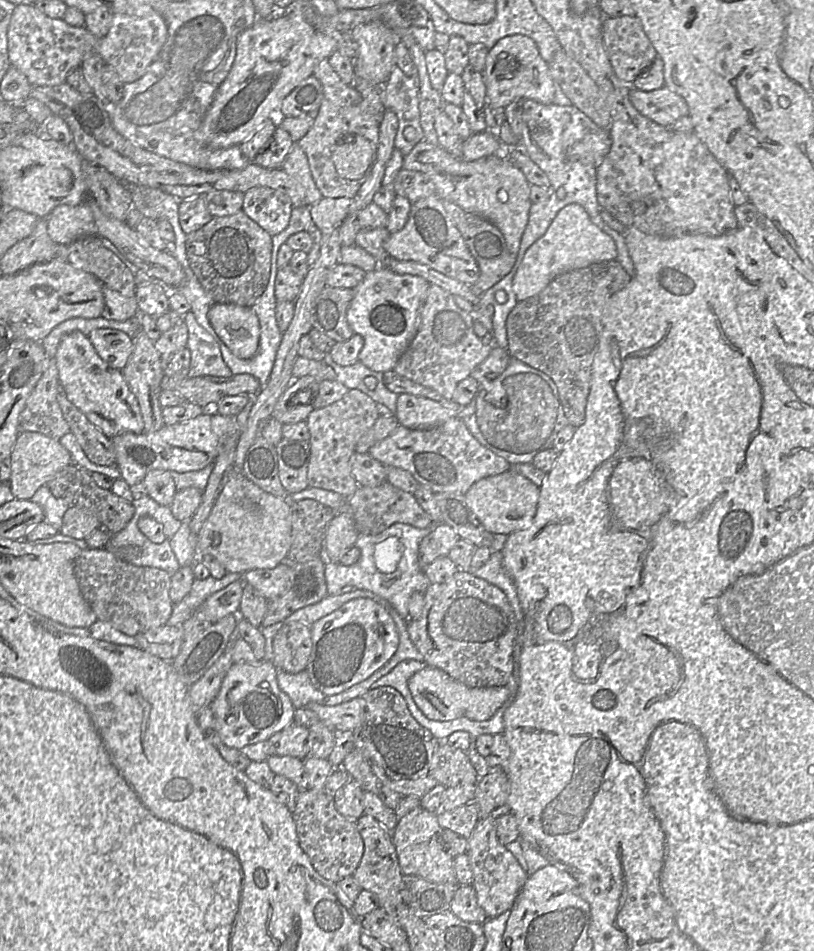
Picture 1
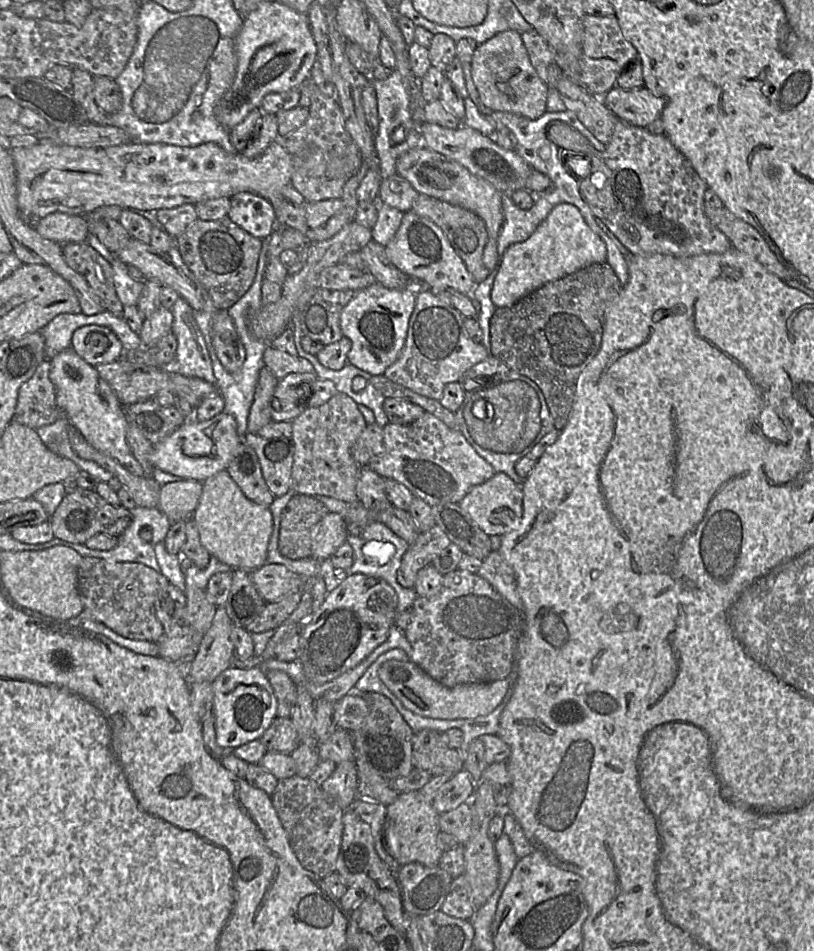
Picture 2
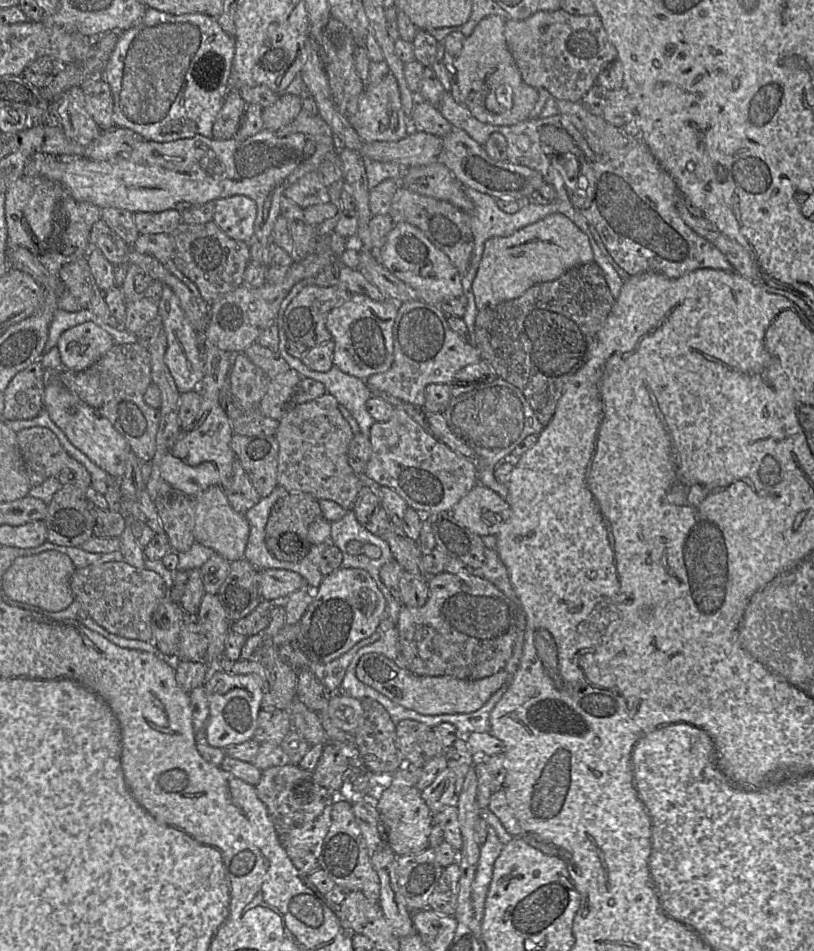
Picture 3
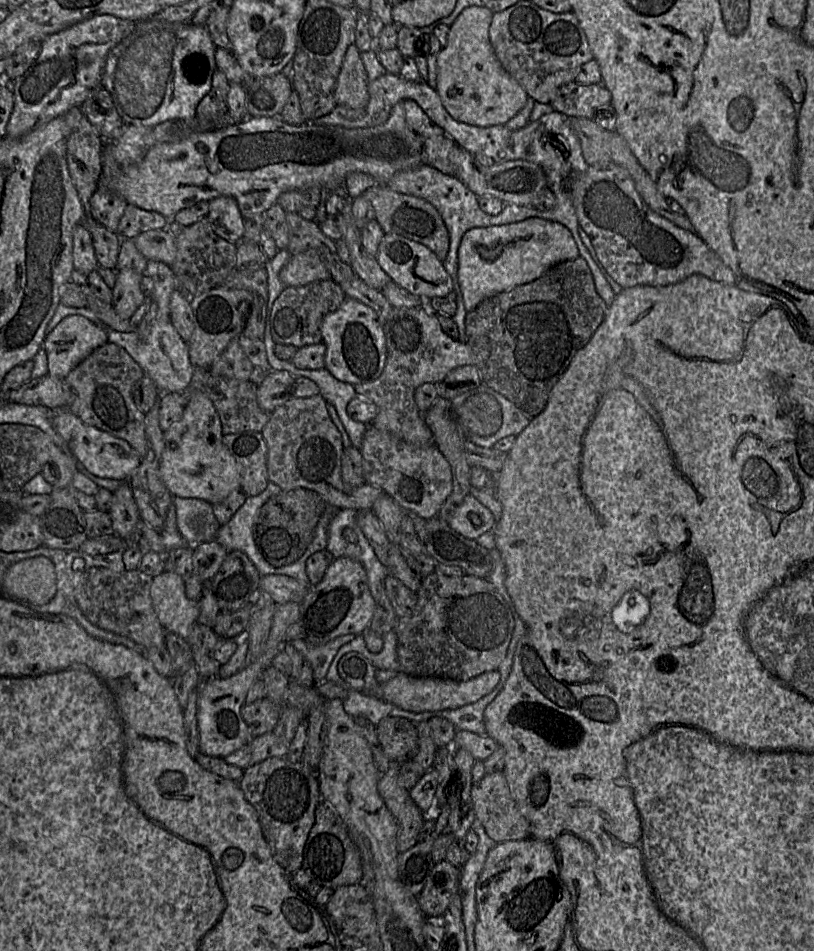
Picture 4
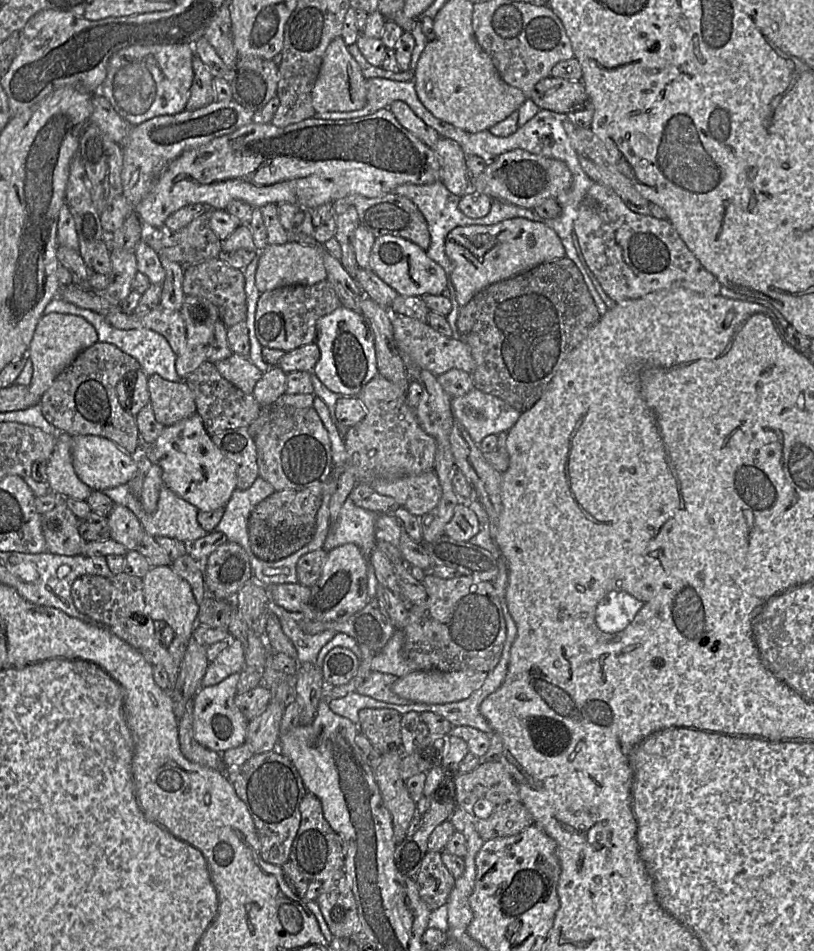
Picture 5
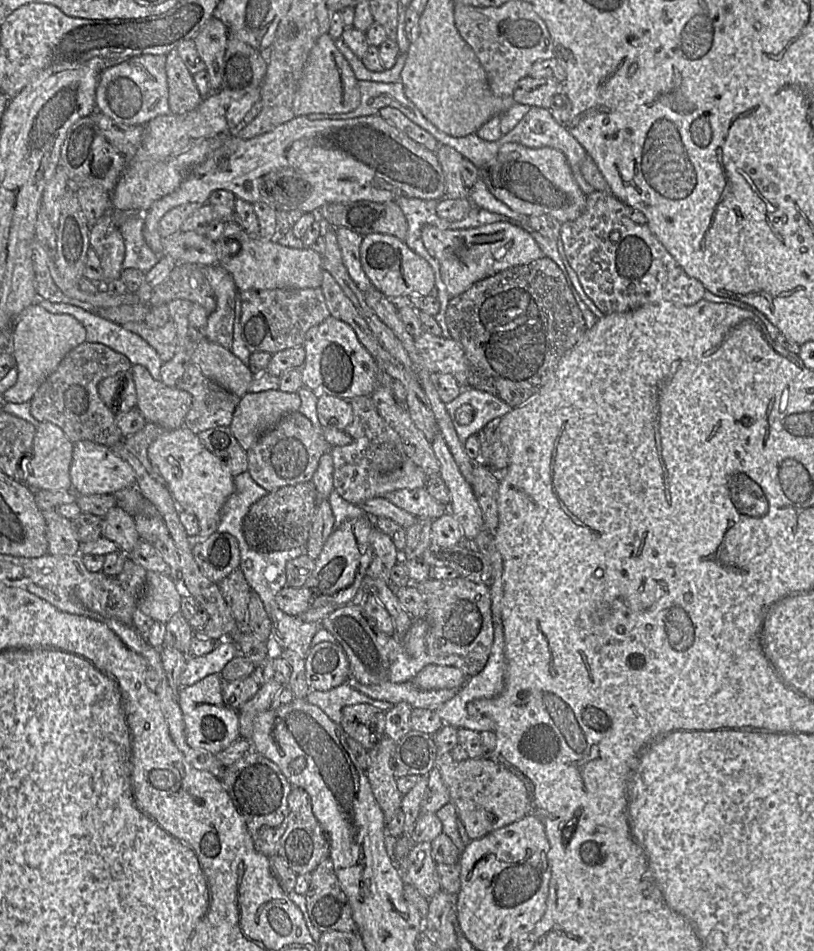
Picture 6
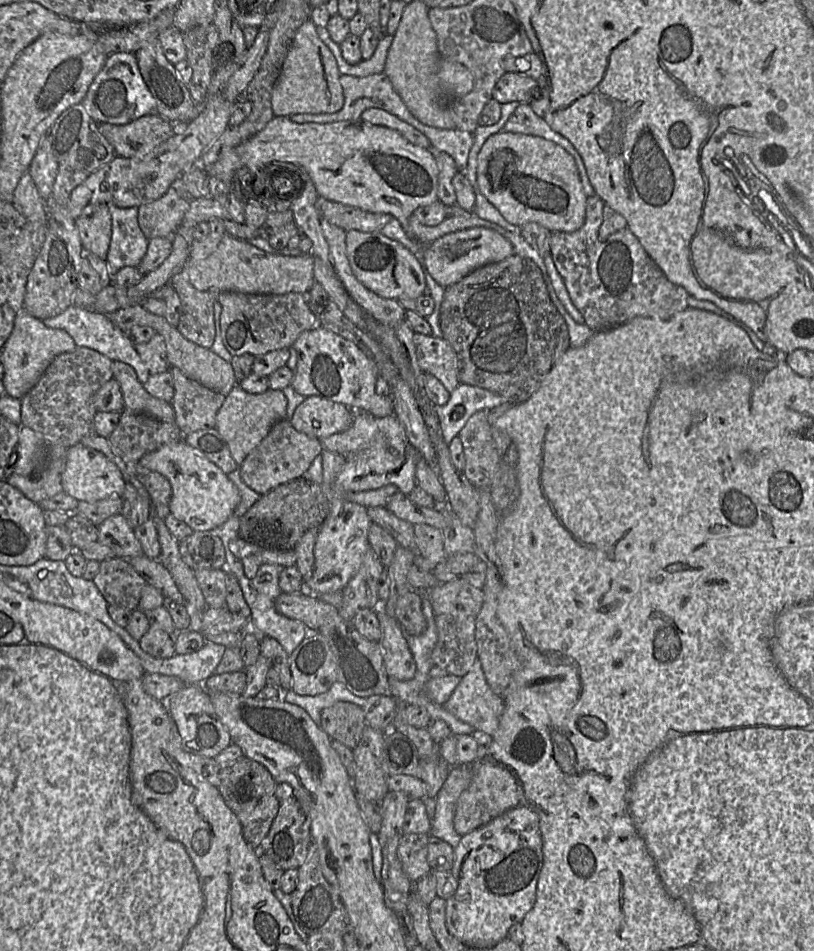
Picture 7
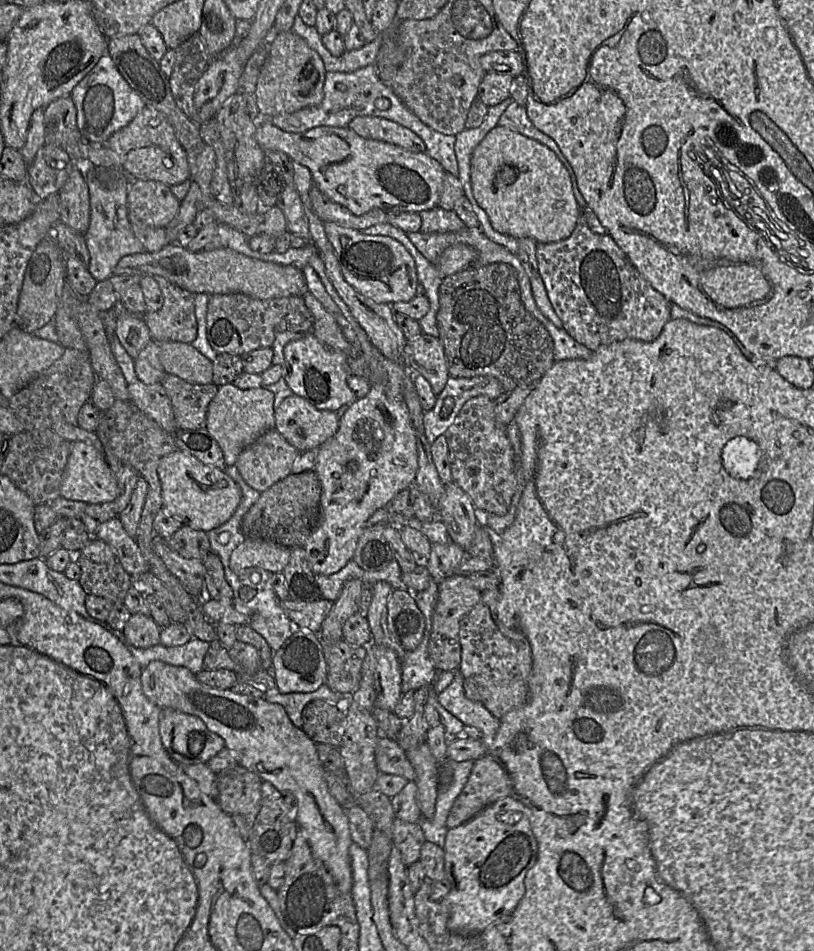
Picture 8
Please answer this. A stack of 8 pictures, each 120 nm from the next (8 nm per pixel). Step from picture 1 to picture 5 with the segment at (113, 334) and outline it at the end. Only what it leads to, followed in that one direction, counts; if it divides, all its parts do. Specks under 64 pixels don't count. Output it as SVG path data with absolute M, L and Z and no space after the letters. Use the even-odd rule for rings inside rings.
M48 313L40 318L26 357L31 360L33 375L29 386L32 394L41 398L55 378L83 350L98 342L96 329L83 317L73 314Z

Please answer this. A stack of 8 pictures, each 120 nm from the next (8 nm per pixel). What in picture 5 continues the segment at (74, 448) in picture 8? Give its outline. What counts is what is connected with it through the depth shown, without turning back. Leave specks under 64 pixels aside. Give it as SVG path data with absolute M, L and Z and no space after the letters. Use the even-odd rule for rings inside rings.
M96 435L72 436L72 462L78 478L92 490L127 484L139 469L139 456L130 455L113 441Z

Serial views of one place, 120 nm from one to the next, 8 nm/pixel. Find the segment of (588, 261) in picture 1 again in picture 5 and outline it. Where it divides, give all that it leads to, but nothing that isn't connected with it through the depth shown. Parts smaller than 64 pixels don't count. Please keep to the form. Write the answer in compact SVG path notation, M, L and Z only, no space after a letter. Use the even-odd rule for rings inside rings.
M523 218L504 220L490 226L457 227L446 236L444 248L450 261L450 278L460 307L495 282L565 257L564 246L553 229L544 223Z

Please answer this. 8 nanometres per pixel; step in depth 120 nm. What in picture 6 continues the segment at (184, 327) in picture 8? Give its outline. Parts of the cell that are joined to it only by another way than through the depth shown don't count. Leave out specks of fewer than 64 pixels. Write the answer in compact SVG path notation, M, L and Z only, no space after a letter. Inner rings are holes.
M221 266L204 272L216 297L217 307L208 315L205 338L230 349L234 339L234 323L241 313L239 290L232 275Z

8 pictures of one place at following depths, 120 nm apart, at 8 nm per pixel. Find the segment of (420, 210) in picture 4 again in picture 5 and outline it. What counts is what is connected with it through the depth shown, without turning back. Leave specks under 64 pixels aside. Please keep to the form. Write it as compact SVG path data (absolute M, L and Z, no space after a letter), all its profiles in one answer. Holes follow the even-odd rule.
M394 192L367 198L361 195L350 195L332 202L333 214L340 215L348 207L355 207L359 225L371 232L376 238L384 235L399 236L427 250L430 245L430 234L425 218L415 204L404 196Z

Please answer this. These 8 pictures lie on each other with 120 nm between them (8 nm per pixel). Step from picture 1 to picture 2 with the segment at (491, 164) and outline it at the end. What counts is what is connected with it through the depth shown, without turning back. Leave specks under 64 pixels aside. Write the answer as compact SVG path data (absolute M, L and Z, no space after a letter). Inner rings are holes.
M422 144L406 151L398 158L396 171L419 194L437 198L478 215L484 221L488 233L488 242L482 257L483 264L488 270L498 271L500 257L497 241L503 223L502 197L504 194L502 192L496 190L484 179L471 174L459 163Z

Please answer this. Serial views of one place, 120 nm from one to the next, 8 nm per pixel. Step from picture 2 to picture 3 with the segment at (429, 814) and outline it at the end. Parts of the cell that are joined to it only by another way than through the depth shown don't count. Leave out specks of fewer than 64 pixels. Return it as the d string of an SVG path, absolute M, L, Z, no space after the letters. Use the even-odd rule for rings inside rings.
M388 787L376 801L381 816L380 836L396 856L419 854L429 847L429 834L433 824L433 813L422 799L421 791L415 787Z

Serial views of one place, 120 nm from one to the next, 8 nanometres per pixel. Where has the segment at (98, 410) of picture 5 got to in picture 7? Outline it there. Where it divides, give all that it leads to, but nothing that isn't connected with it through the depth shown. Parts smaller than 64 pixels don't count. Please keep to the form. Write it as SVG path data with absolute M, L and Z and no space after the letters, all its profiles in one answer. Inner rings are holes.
M87 348L57 356L47 367L35 386L21 398L21 425L40 434L47 443L70 448L89 435L96 434L94 396L100 387L113 379L112 360Z

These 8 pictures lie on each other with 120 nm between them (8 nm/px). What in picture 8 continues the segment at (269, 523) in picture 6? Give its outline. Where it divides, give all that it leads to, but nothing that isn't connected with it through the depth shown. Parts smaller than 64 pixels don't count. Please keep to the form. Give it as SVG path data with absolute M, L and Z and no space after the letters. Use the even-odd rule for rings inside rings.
M315 470L290 473L267 490L241 519L242 534L285 546L289 549L304 547L320 519L321 484Z

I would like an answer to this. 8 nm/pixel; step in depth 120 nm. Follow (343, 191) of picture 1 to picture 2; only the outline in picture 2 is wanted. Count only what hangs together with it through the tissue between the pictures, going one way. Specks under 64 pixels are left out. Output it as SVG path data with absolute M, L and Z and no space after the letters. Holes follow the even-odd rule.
M311 75L308 83L311 104L307 120L294 132L278 138L280 144L293 156L294 171L290 184L308 203L341 199L343 187L348 179L327 177L328 164L331 158L348 158L355 163L357 170L362 163L362 157L346 130L343 112L333 83L327 81L326 84L319 84Z

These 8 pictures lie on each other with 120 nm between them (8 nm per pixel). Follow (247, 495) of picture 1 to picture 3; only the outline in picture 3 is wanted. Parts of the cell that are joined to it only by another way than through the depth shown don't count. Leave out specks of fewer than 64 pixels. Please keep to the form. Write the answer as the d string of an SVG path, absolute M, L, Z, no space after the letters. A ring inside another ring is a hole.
M210 486L193 498L195 499L193 527L195 542L212 549L228 562L244 558L250 532L249 523L243 513L231 507L223 487Z

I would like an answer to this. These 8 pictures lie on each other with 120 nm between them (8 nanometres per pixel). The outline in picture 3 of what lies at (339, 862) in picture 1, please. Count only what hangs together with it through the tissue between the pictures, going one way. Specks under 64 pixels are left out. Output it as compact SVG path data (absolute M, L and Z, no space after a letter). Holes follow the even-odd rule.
M291 763L263 770L255 789L266 806L278 839L294 866L305 875L318 870L320 849L331 825L332 806L338 798L342 798L340 794L318 785L312 772Z

